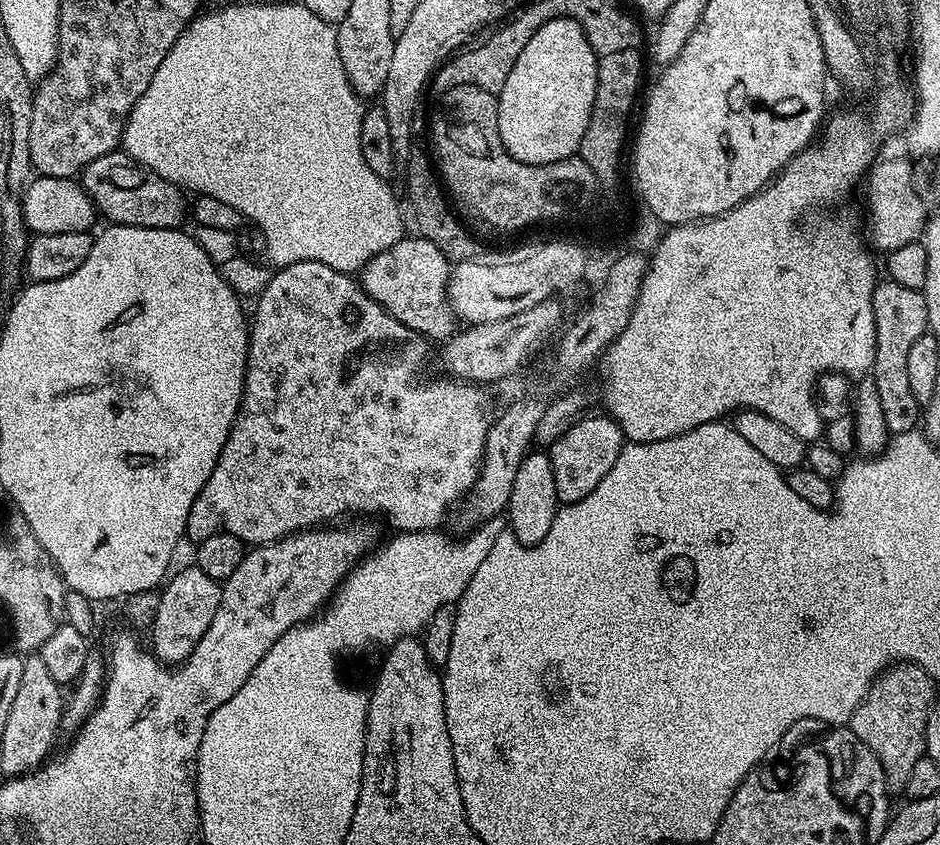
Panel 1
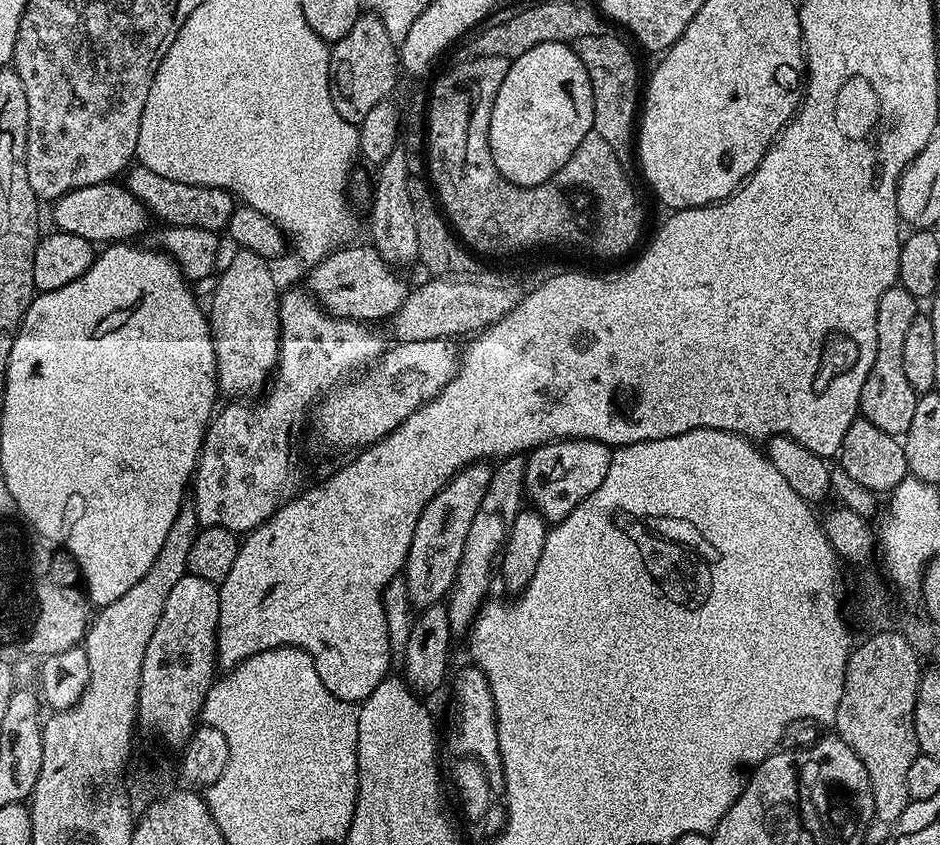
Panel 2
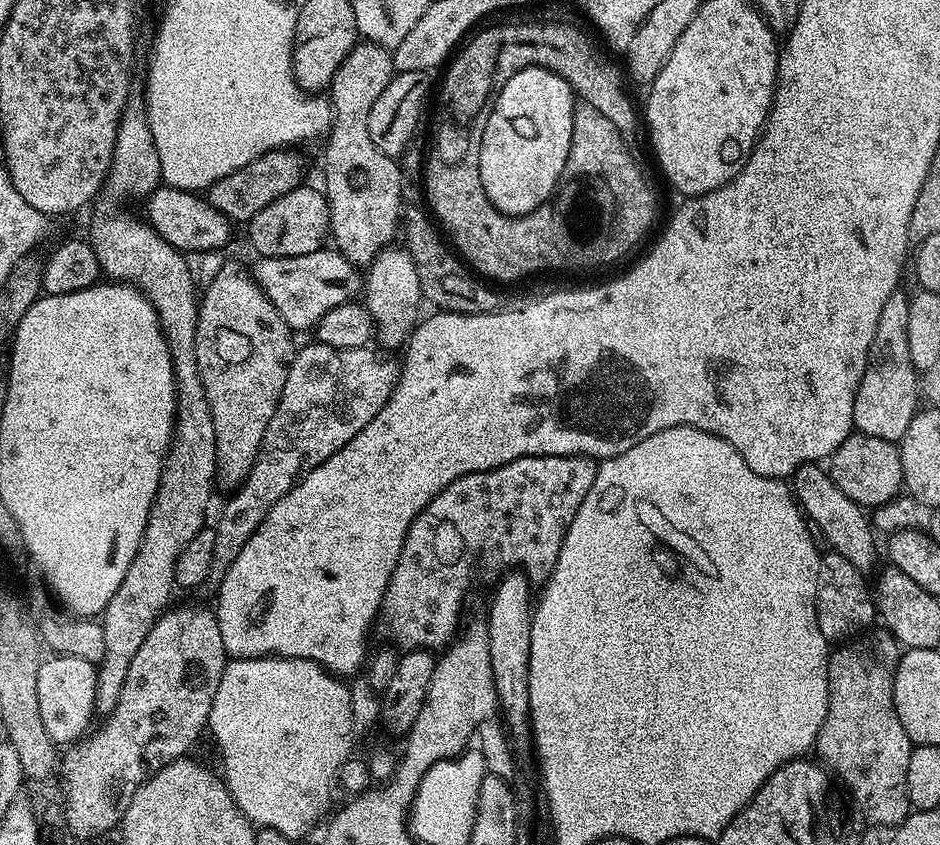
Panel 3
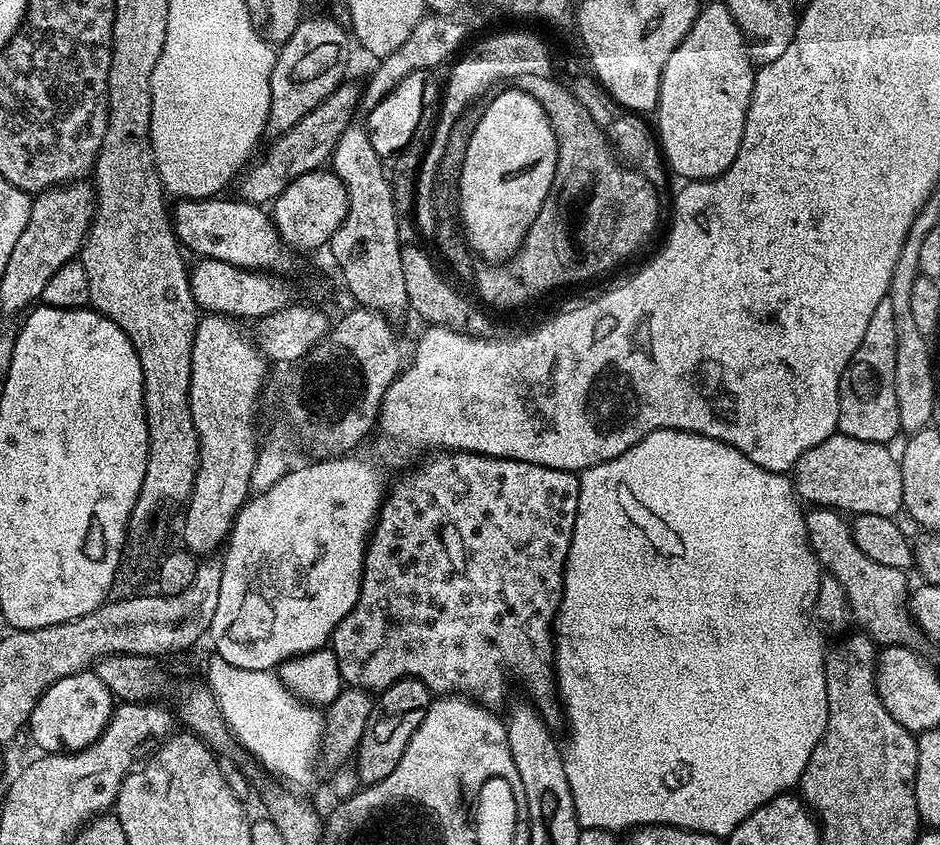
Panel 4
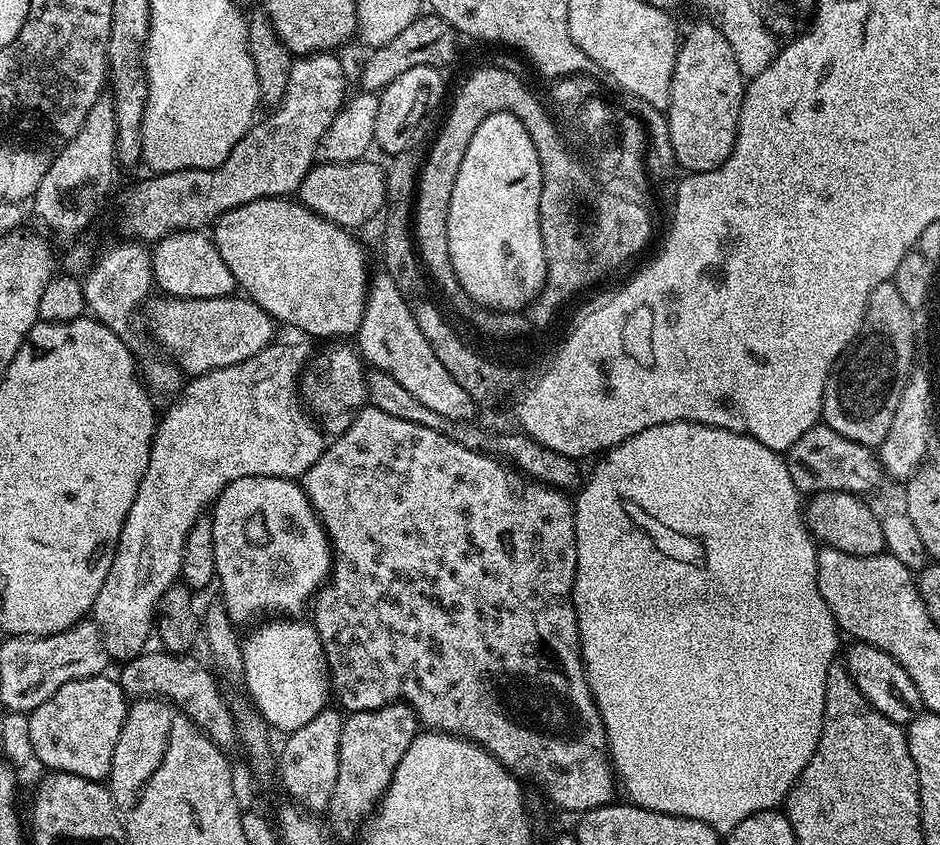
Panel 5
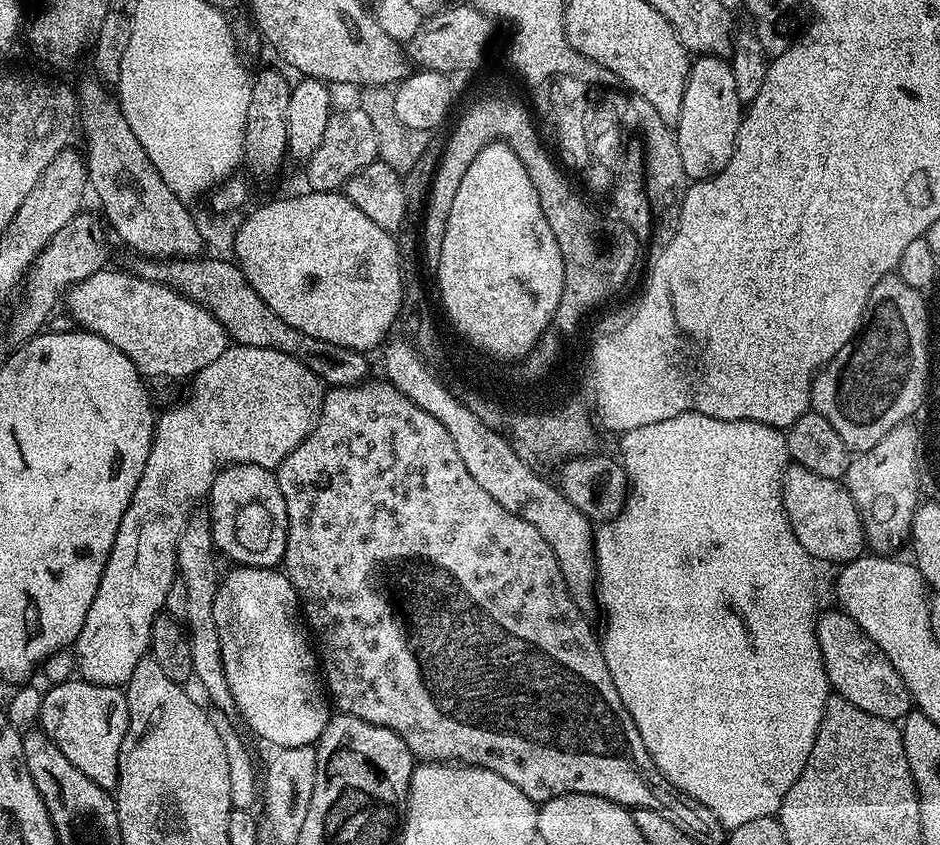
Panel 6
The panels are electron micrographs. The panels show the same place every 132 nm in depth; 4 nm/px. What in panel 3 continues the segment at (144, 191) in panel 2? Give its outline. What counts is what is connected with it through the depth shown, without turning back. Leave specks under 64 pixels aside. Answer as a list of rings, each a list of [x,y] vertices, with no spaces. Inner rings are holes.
[[[287,147],[273,148],[266,154],[256,156],[254,162],[246,162],[246,166],[234,170],[234,174],[226,174],[226,178],[218,178],[218,182],[211,184],[206,189],[207,200],[212,203],[214,210],[221,212],[230,222],[252,220],[258,210],[282,198],[282,194],[301,187],[300,175],[304,172],[304,164],[292,152],[295,151]]]

